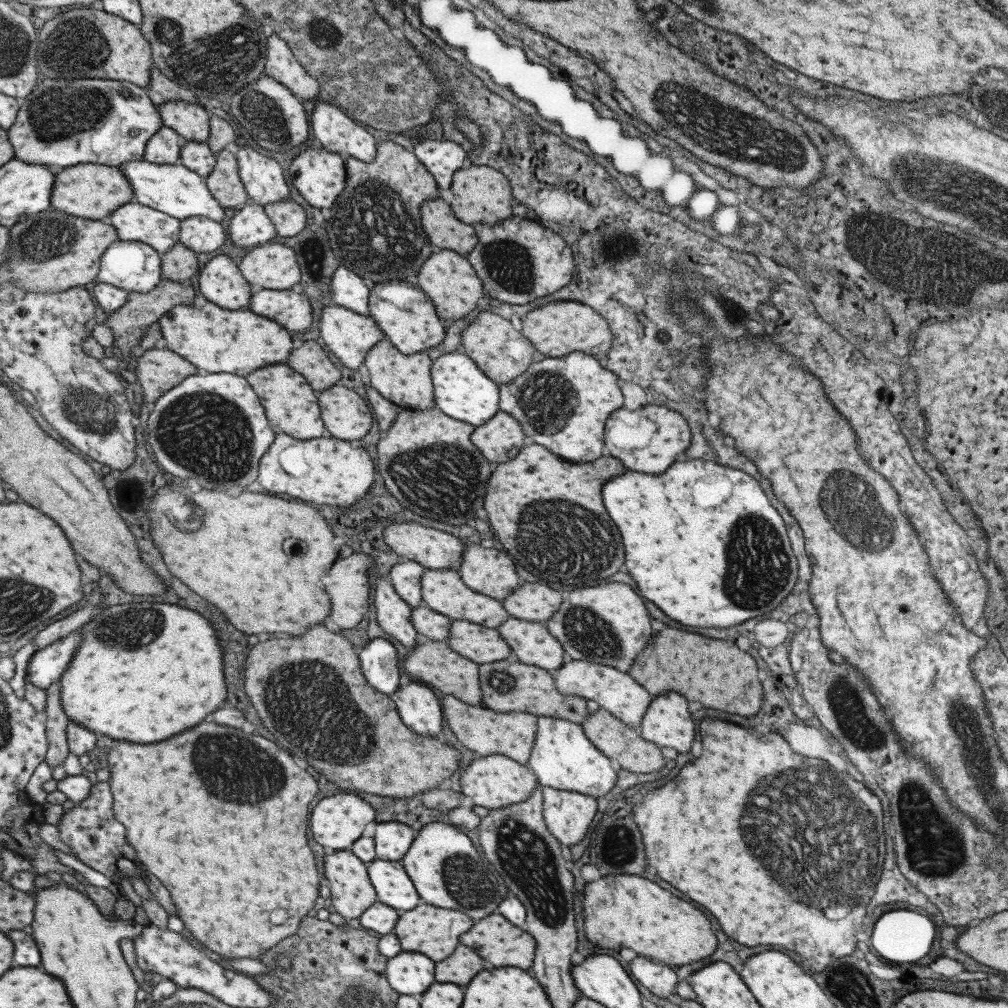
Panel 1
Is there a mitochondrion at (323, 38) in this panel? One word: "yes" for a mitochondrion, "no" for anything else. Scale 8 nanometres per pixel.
yes

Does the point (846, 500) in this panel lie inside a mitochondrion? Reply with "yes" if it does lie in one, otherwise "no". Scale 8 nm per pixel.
yes

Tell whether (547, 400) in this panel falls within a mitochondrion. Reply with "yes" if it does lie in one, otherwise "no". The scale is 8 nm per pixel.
yes

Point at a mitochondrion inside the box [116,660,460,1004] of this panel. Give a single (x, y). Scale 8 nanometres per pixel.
(234, 769)

